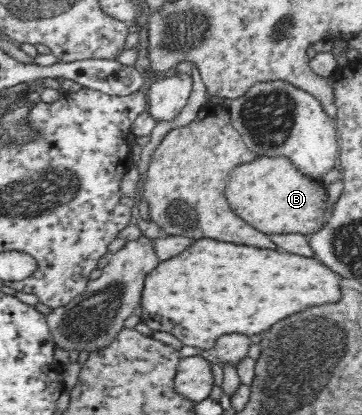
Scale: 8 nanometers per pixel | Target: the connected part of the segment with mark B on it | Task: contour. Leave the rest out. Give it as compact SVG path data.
M262 156L231 171L224 195L237 216L265 234L307 234L317 232L325 224L326 189L319 181L305 178L287 157Z

